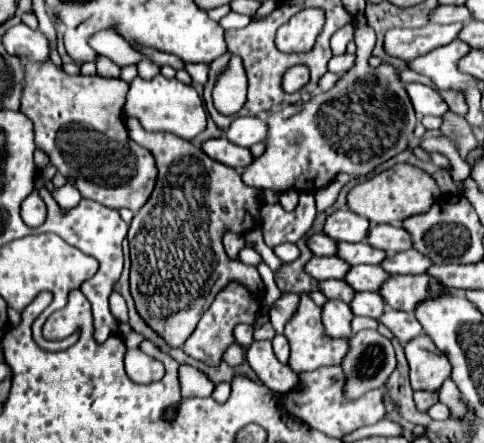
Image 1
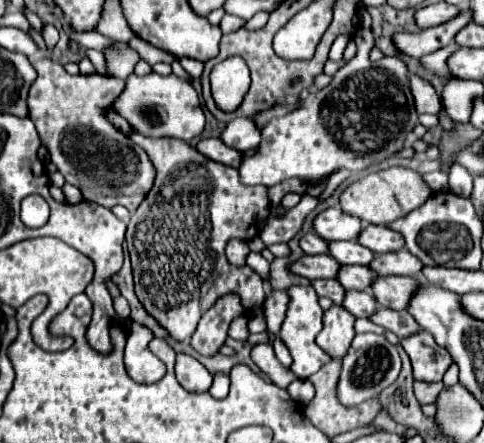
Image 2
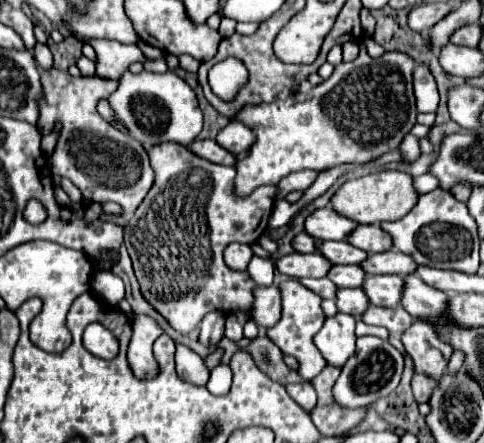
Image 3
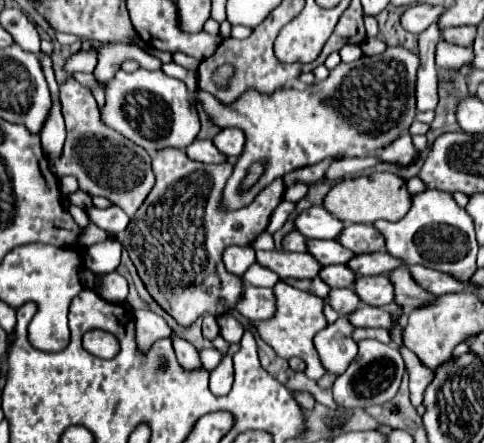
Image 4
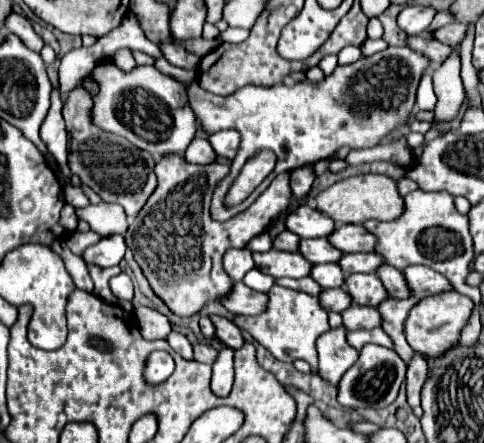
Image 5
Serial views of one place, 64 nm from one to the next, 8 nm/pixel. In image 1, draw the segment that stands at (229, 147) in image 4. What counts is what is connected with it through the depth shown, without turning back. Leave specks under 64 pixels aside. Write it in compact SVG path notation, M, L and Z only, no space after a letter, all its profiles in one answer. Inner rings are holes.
M258 116L254 118L236 118L230 126L230 130L226 132L226 138L238 146L246 146L250 148L256 142L264 142L266 140L266 122Z

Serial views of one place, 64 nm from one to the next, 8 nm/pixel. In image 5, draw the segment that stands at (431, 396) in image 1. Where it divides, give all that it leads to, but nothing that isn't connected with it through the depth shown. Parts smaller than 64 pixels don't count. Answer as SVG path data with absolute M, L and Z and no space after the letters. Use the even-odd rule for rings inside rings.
M414 354L408 364L406 374L406 392L408 392L408 404L412 408L420 406L420 390L428 378L428 362L422 360L420 354Z

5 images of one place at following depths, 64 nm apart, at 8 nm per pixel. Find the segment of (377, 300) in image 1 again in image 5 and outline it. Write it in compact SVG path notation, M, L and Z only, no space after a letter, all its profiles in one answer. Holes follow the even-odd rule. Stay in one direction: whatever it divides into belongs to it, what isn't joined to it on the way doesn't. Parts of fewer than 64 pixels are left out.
M332 288L320 294L320 304L324 304L324 308L332 312L344 312L352 304L352 296L344 288Z

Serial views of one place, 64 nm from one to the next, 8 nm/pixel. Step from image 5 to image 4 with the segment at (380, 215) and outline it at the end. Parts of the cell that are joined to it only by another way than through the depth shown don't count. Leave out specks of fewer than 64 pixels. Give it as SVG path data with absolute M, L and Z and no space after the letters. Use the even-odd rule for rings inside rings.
M374 172L372 176L358 176L338 182L326 196L324 208L332 212L338 220L344 220L344 224L350 222L362 222L372 224L376 220L400 220L412 206L412 196L406 190L406 180L392 174L392 172Z

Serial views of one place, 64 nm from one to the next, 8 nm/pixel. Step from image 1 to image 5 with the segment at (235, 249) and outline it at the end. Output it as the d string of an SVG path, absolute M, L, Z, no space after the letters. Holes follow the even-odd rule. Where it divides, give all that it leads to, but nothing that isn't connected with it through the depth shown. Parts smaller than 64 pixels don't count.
M232 248L224 254L224 270L228 272L228 276L232 276L234 282L242 280L244 274L252 268L254 268L254 260L248 248L240 248L240 250Z

